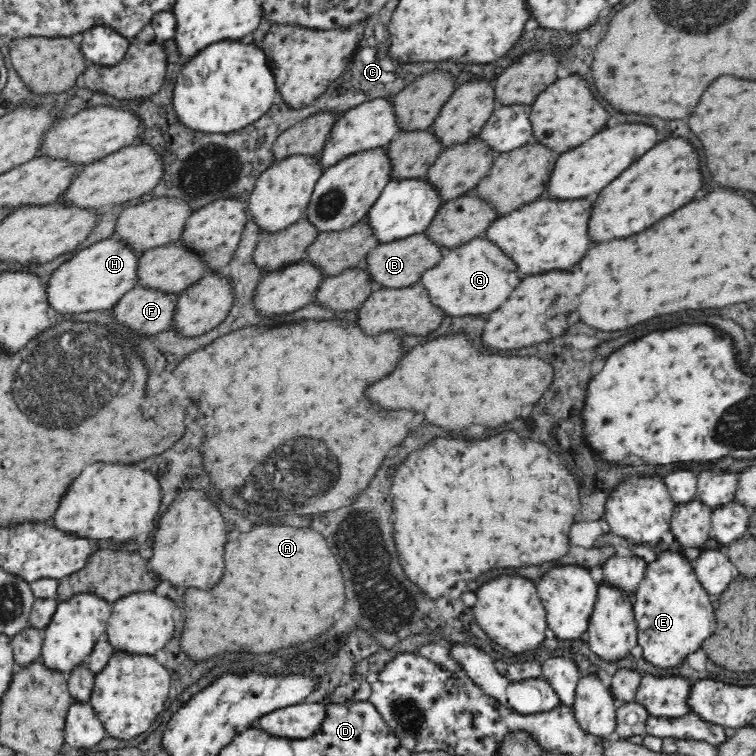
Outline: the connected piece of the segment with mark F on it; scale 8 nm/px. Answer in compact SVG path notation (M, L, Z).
M139 285L120 297L111 311L118 322L122 322L128 328L135 327L137 333L158 334L158 332L170 328L173 324L178 296L178 293L164 292L149 286Z

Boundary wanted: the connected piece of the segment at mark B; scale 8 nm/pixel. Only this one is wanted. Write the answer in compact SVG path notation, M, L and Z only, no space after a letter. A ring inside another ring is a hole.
M416 234L404 240L380 243L367 253L363 264L367 267L368 274L376 287L402 288L402 286L416 284L422 272L434 268L440 260L442 260L442 250L426 234Z

